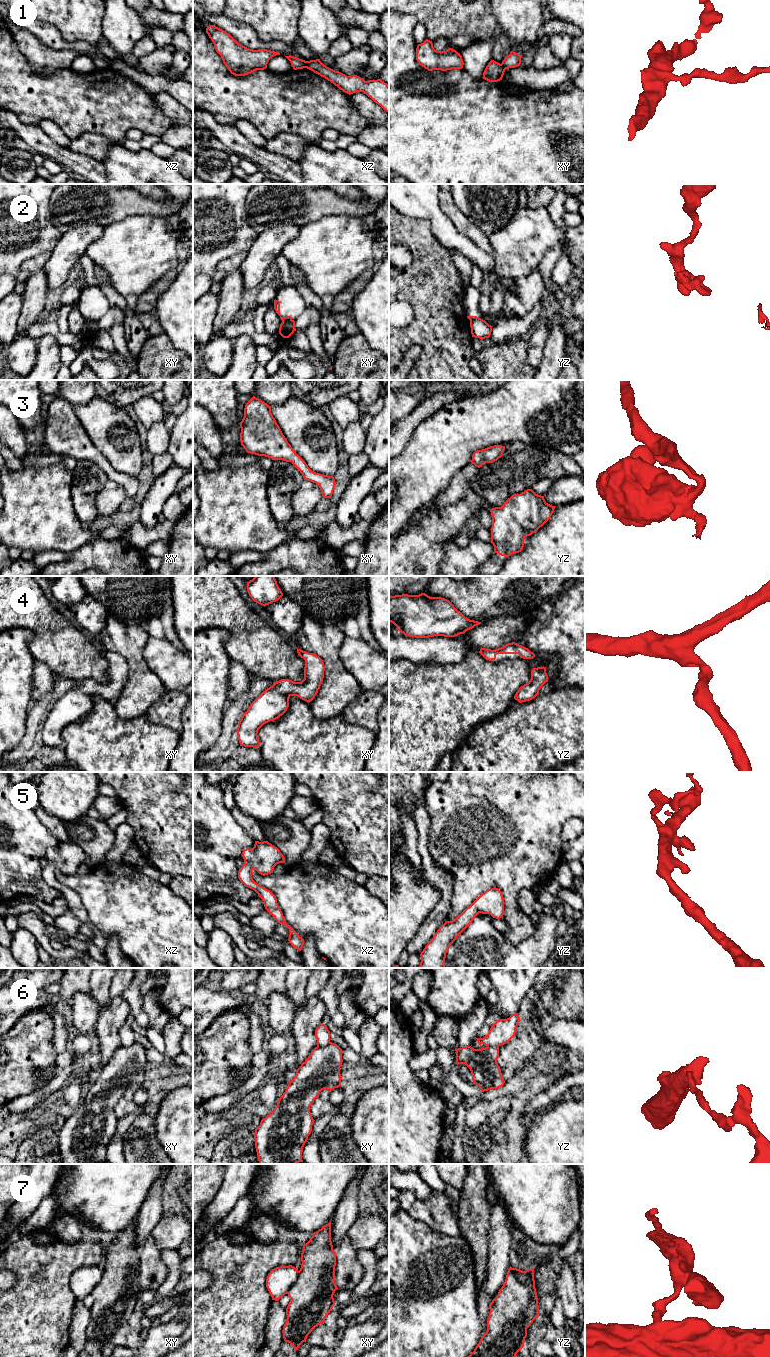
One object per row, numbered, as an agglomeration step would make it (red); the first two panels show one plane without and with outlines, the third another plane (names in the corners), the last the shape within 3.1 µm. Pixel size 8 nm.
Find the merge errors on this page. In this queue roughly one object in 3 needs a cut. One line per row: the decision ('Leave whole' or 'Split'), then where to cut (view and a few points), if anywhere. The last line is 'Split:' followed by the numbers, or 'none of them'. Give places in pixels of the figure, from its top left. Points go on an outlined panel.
1: Split. Split along xz (305, 61), (306, 67)
2: Split. Split along xy (291, 319), (282, 321)
3: Leave whole. No split
4: Leave whole. No split
5: Leave whole. No split
6: Split. Split along xy (330, 1042), (317, 1047)
7: Split. Split along yz (513, 1268), (516, 1276), (521, 1281), (531, 1281)
Split: 1, 2, 6, 7

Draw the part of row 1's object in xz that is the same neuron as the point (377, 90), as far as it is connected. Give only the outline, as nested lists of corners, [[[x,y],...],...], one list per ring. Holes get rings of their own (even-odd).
[[[320,59],[306,61],[306,68],[324,77],[349,95],[363,92],[389,113],[389,85],[381,79],[365,81],[357,75],[347,76],[327,67]]]

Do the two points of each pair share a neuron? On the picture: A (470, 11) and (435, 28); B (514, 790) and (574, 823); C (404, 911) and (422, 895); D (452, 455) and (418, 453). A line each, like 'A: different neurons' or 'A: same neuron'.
A: same neuron
B: different neurons
C: same neuron
D: same neuron

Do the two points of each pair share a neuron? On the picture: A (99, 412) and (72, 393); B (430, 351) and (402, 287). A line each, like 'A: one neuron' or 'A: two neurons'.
A: two neurons
B: one neuron

